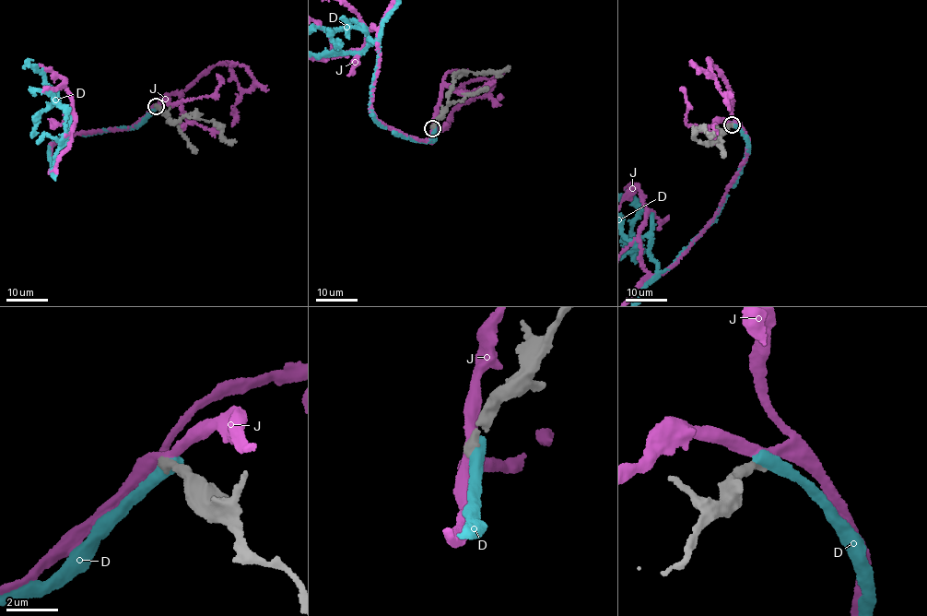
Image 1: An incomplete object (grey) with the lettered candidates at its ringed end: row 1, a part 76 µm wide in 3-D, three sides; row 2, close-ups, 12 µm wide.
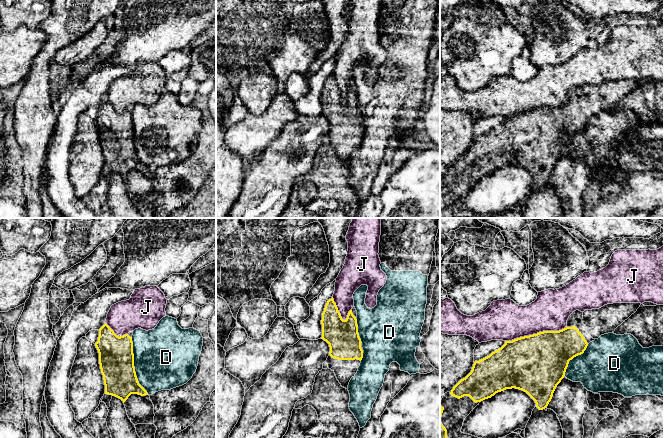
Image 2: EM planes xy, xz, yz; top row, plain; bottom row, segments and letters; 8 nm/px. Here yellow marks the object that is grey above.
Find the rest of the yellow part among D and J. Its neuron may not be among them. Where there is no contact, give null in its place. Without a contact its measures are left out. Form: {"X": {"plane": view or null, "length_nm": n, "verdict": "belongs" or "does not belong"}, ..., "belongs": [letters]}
{"D": {"plane": "xy", "length_nm": 480, "verdict": "does not belong"}, "J": {"plane": "yz", "length_nm": 500, "verdict": "does not belong"}, "belongs": []}

